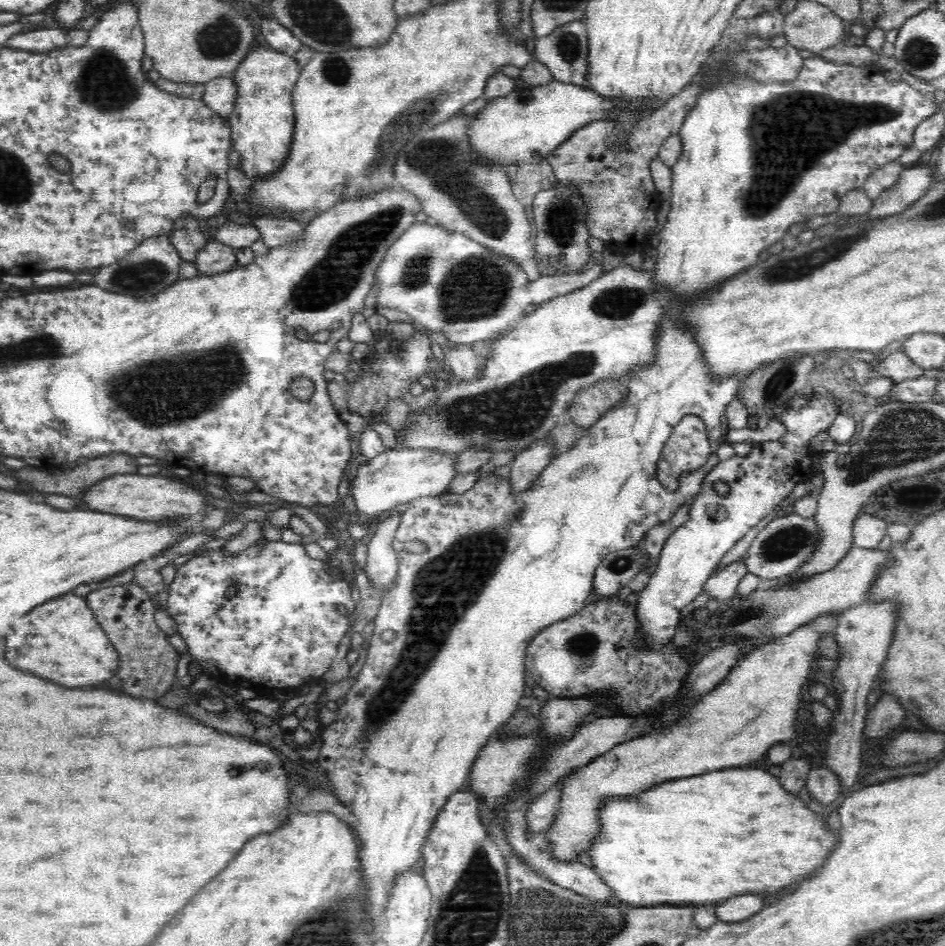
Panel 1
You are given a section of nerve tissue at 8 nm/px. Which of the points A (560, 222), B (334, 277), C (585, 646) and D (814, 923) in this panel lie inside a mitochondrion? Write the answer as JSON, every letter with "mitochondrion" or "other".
{"A":"mitochondrion","B":"mitochondrion","C":"mitochondrion","D":"other"}

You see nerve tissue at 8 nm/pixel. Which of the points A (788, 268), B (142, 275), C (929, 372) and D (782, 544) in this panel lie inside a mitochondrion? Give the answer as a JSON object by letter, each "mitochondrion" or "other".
{"A":"mitochondrion","B":"mitochondrion","C":"other","D":"mitochondrion"}

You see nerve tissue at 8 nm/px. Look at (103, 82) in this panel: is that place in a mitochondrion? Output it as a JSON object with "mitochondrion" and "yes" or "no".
{"mitochondrion":"yes"}

